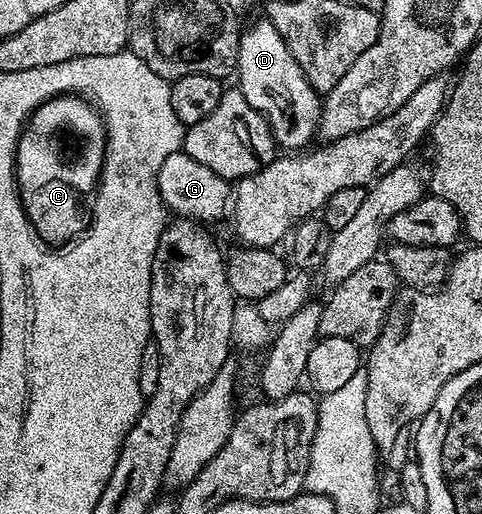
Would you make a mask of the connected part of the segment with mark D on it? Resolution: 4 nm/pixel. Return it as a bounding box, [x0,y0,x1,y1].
[237,18,322,150]

